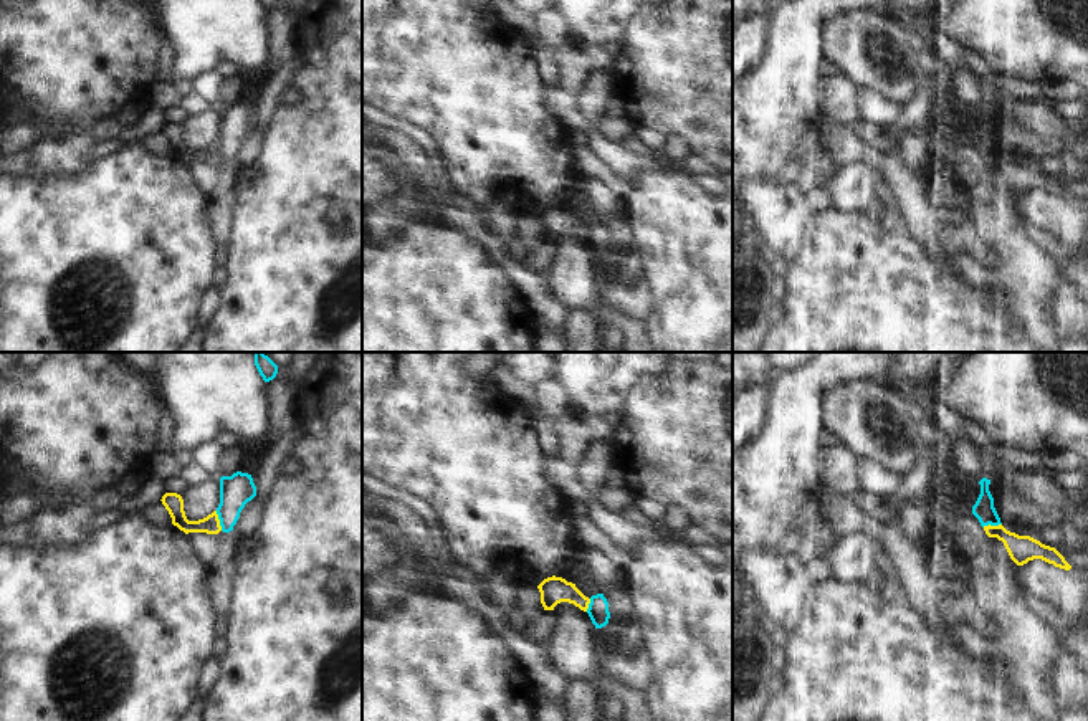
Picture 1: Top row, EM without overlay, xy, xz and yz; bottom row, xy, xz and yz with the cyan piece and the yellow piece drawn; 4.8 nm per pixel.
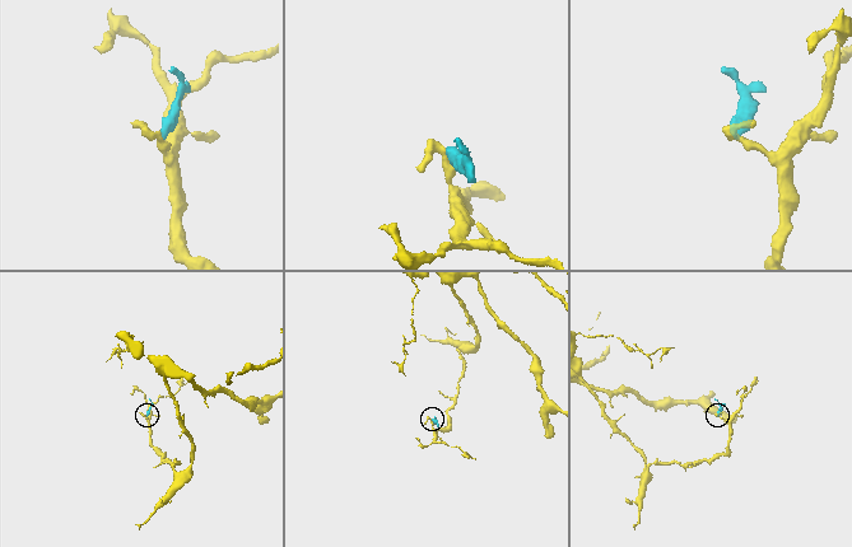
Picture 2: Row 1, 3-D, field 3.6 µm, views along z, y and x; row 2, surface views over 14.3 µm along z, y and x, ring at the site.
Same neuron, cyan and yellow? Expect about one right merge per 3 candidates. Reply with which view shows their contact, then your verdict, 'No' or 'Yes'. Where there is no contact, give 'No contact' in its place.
Touches cyan in xy. No.

